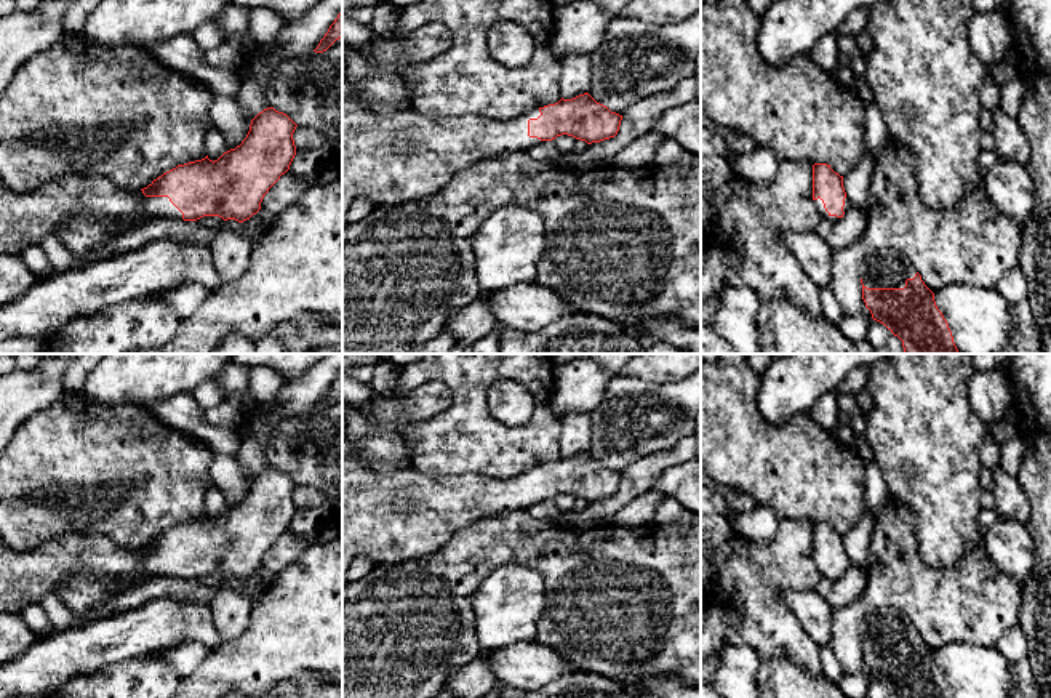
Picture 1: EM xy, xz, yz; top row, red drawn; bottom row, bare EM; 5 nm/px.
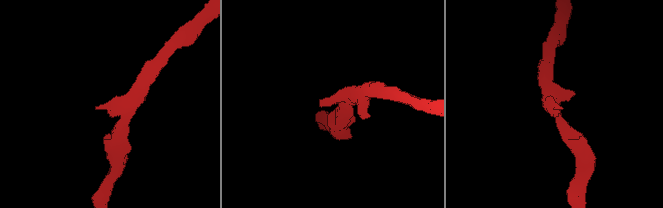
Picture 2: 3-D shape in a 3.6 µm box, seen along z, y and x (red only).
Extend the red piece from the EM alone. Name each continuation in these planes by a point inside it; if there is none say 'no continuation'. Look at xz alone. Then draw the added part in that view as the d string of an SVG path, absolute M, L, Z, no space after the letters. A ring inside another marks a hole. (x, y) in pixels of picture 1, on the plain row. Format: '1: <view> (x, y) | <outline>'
1: xz (403, 516) | M354 453L342 456L342 588L355 556L363 554L378 564L400 564L435 554L451 536L474 522L506 511L528 509L541 498L528 495L528 479L539 467L518 477L486 475L429 477L413 467L394 474L376 474Z

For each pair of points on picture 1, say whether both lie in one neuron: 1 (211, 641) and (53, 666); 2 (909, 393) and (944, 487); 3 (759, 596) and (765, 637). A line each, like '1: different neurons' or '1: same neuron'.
1: same neuron
2: same neuron
3: same neuron

